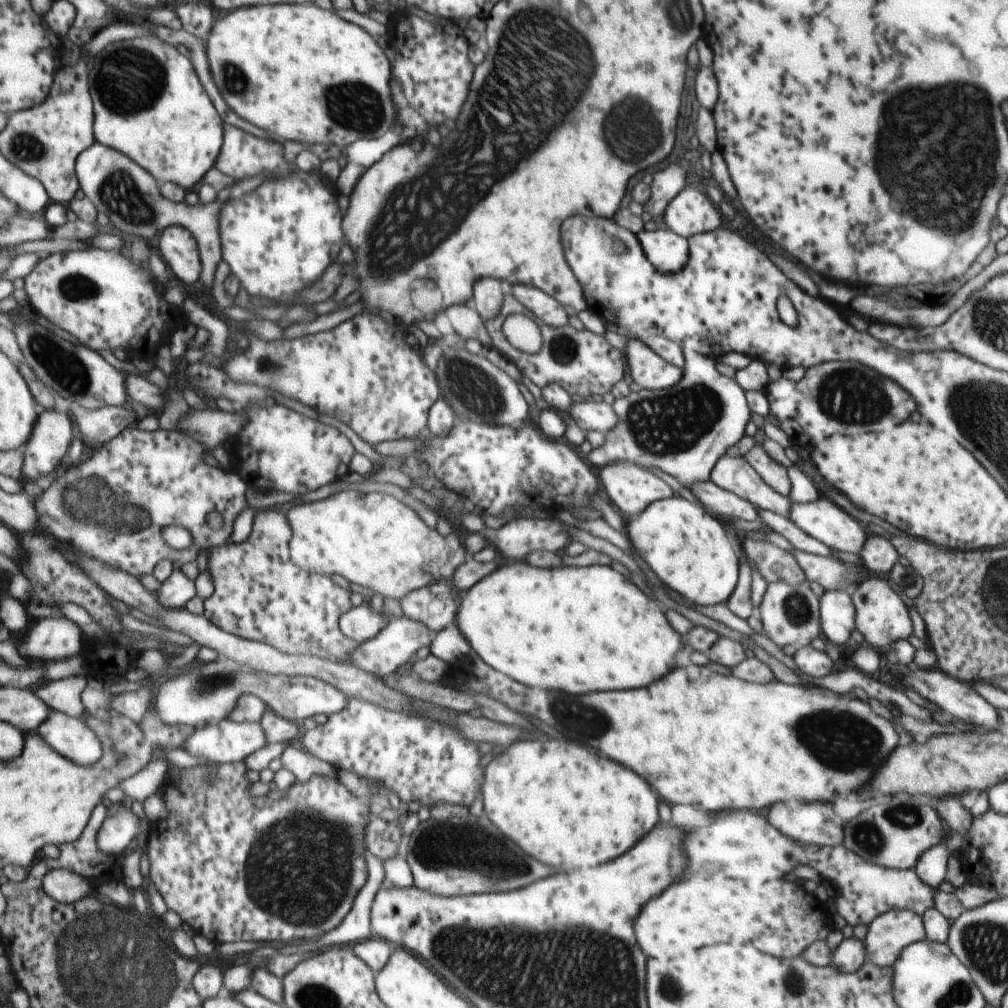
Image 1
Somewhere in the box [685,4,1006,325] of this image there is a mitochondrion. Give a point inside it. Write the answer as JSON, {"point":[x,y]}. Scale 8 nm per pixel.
{"point":[953,191]}

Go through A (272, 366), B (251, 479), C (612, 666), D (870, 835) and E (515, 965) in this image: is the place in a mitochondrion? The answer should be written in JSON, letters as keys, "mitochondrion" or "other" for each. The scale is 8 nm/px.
{"A":"mitochondrion","B":"other","C":"other","D":"mitochondrion","E":"mitochondrion"}

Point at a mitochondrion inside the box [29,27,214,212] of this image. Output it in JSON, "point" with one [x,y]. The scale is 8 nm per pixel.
{"point":[129,81]}

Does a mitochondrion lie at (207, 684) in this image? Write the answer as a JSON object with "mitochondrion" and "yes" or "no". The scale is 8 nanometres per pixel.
{"mitochondrion":"yes"}

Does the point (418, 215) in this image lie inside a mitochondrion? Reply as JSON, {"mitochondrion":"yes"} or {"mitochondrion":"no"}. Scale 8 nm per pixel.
{"mitochondrion":"yes"}

